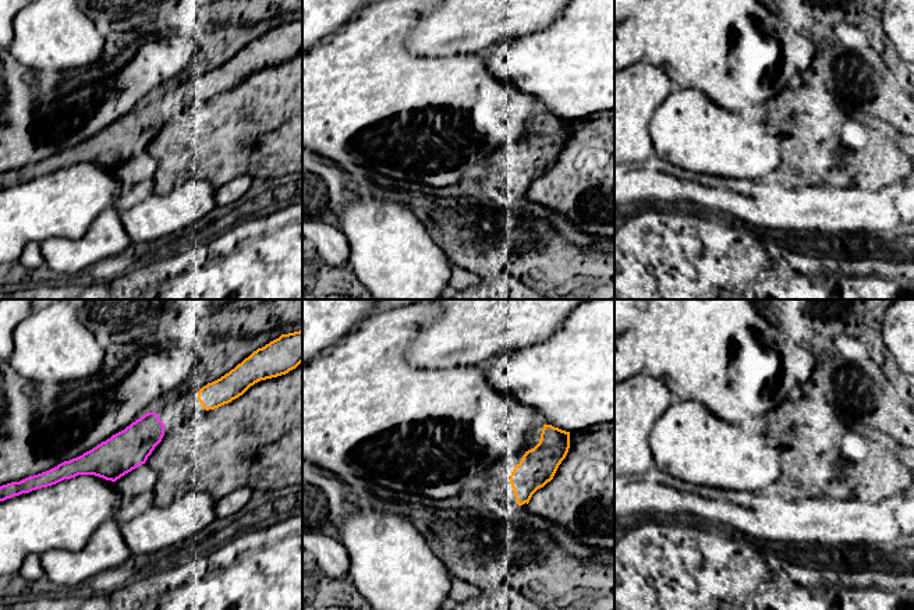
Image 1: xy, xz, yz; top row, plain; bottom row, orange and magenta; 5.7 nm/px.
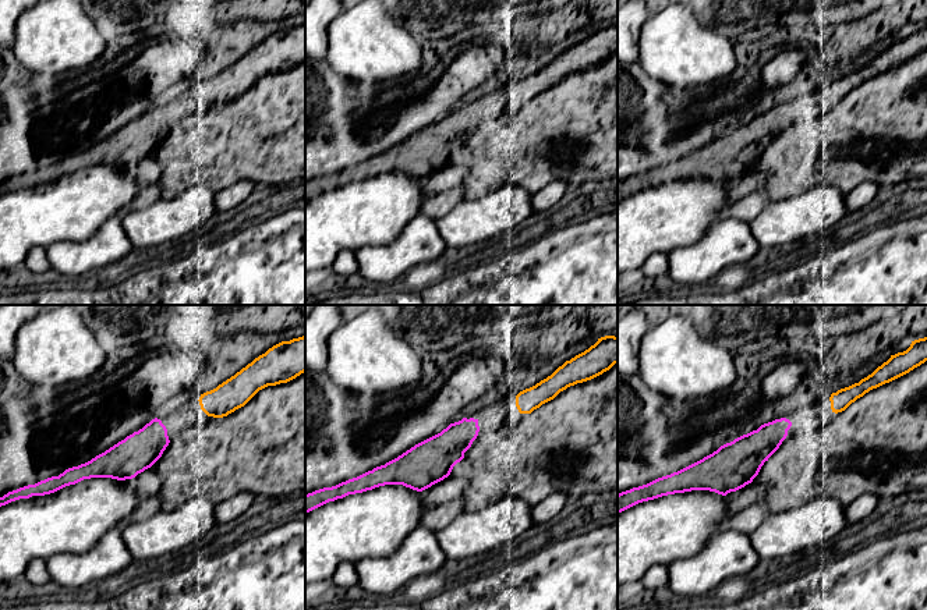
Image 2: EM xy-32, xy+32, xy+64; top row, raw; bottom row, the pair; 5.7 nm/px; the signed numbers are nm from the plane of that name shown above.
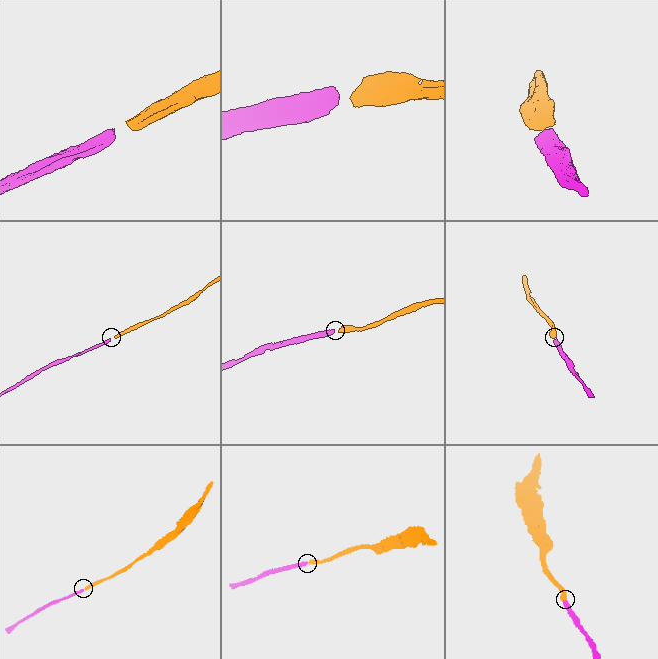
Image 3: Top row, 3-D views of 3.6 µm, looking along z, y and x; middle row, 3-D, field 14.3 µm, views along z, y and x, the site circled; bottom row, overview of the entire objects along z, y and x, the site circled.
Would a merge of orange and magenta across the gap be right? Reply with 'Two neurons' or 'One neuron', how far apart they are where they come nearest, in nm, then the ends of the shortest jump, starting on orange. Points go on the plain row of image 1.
One neuron. Distance 240 nm. Across: xy (198, 88), (163, 112)

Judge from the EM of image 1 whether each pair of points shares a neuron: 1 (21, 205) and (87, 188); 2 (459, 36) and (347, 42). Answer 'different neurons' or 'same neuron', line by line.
1: same neuron
2: different neurons

